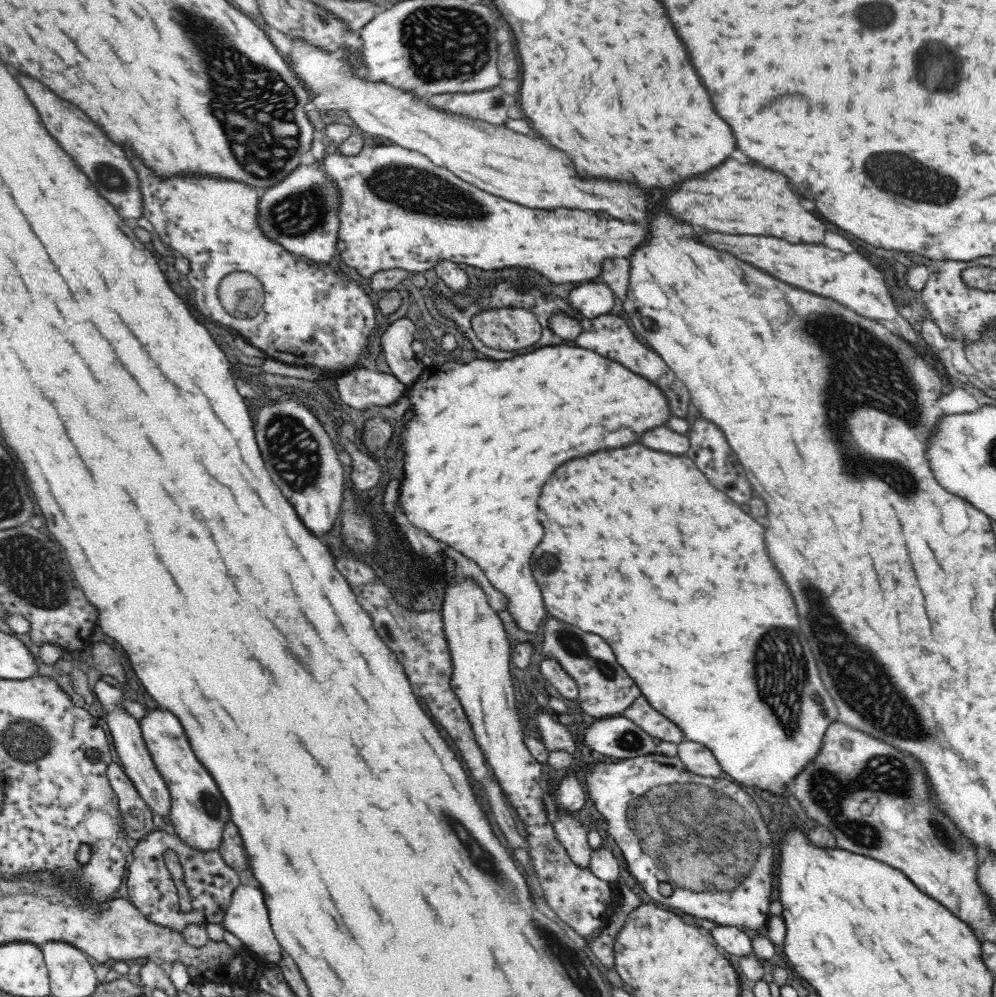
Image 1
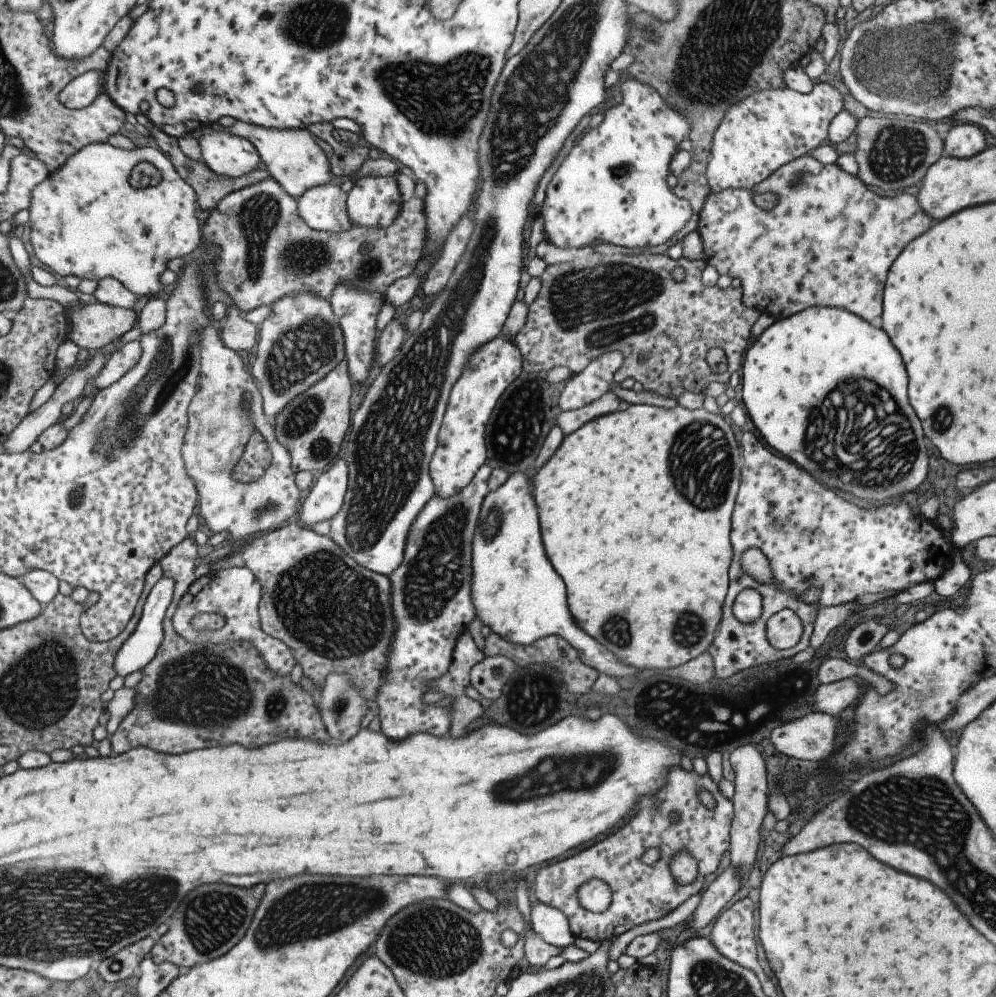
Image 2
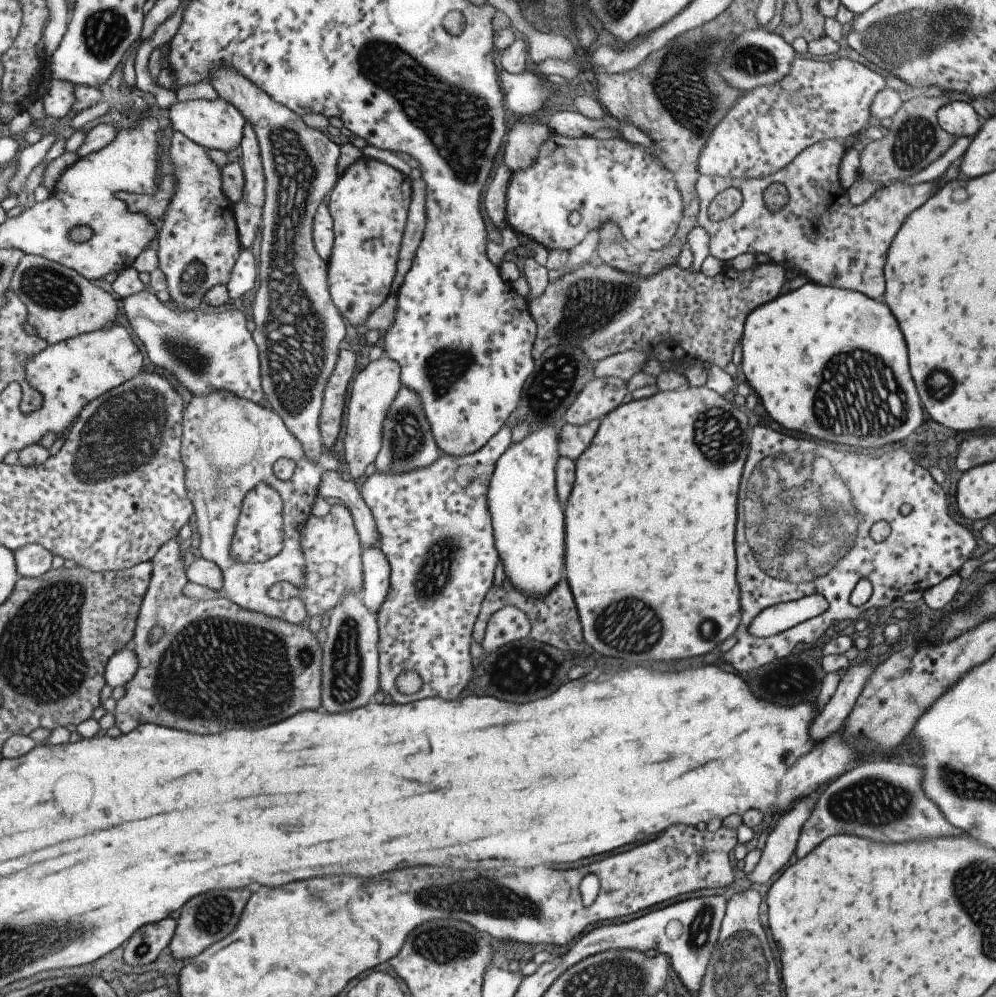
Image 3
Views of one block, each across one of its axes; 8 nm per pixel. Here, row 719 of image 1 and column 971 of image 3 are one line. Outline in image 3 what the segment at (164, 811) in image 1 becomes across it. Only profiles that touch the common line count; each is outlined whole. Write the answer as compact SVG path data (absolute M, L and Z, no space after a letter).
M947 102L936 113L939 127L953 137L975 135L980 128L978 114L967 102Z

